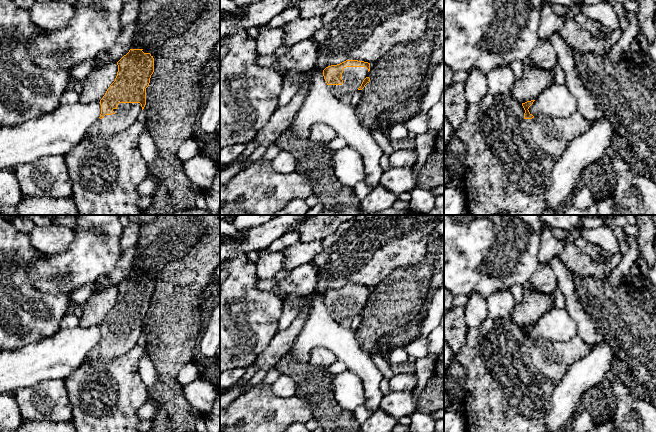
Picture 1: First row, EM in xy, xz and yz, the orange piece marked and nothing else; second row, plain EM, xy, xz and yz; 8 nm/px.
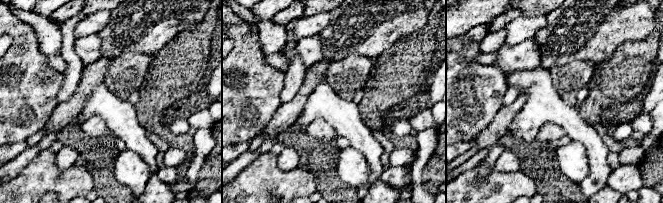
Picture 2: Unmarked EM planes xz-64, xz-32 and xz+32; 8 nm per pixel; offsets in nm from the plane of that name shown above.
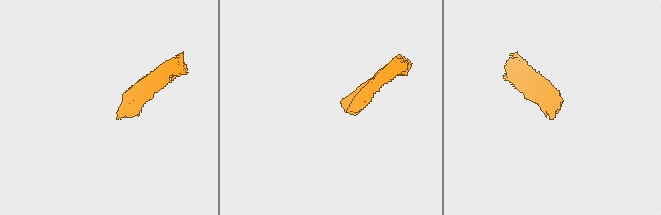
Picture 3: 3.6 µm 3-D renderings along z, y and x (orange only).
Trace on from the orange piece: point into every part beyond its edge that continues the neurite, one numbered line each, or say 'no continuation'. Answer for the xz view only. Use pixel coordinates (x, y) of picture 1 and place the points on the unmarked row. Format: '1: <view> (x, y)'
1: xz (352, 301)

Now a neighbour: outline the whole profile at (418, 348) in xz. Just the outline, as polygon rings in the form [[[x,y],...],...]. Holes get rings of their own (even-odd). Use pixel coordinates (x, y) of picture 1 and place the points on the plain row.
[[[419,336],[405,347],[407,353],[416,359],[423,358],[428,355],[429,345],[426,337]]]

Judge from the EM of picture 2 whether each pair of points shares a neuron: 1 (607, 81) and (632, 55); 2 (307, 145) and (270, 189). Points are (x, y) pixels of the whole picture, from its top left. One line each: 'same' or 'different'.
1: same
2: different

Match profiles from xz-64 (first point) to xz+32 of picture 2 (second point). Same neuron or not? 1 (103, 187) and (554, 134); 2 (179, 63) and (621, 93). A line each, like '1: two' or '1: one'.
1: two
2: one

